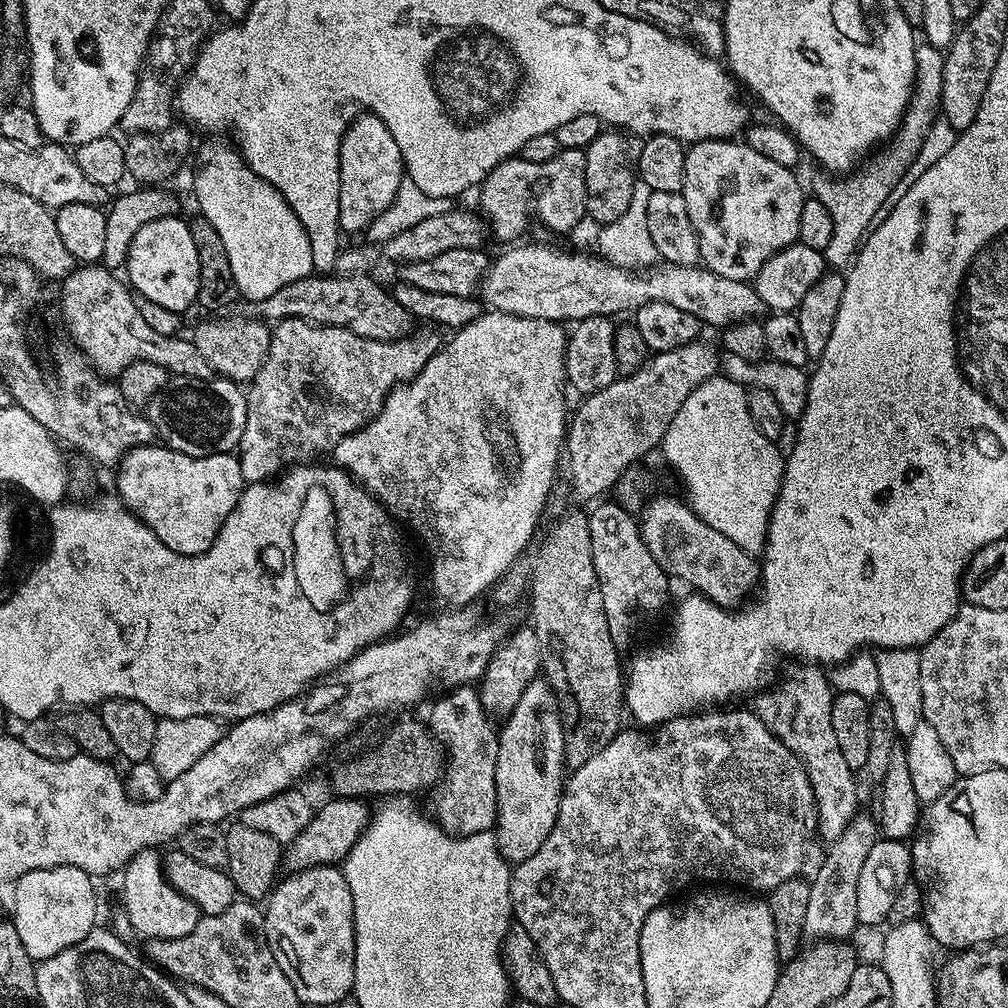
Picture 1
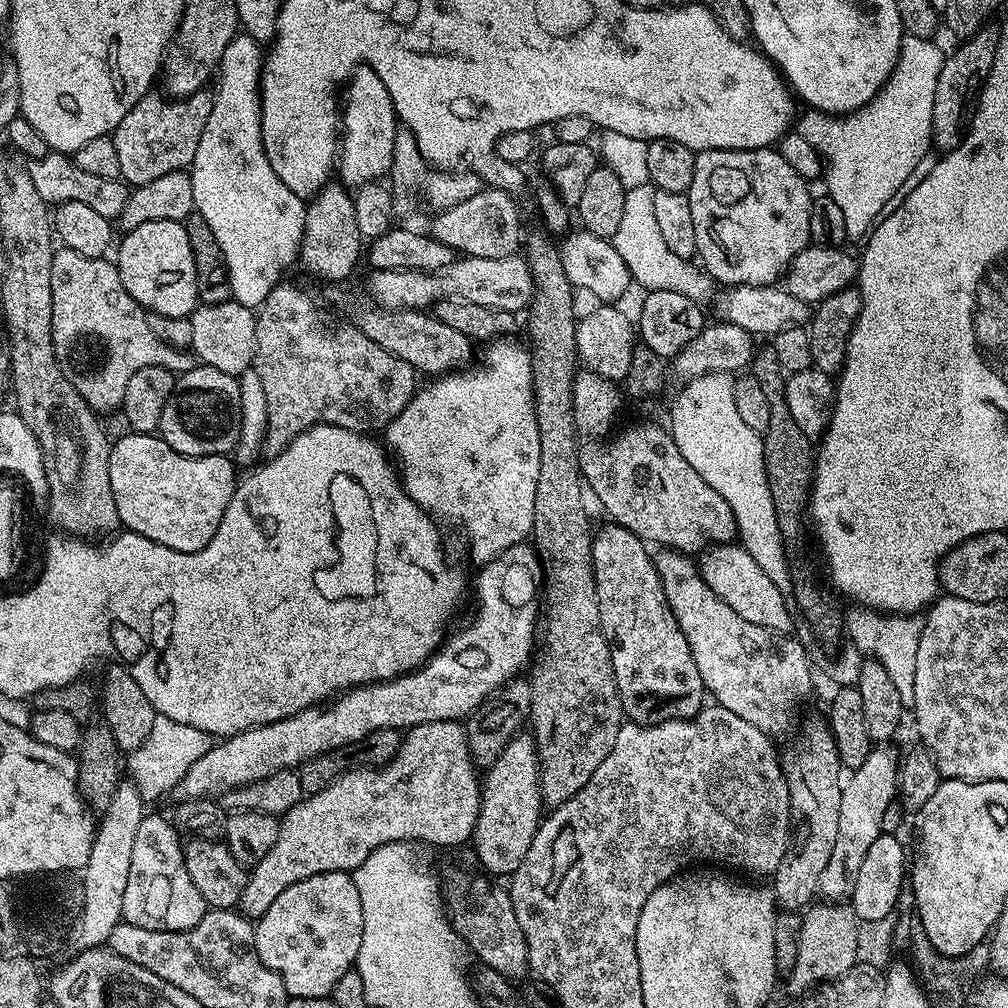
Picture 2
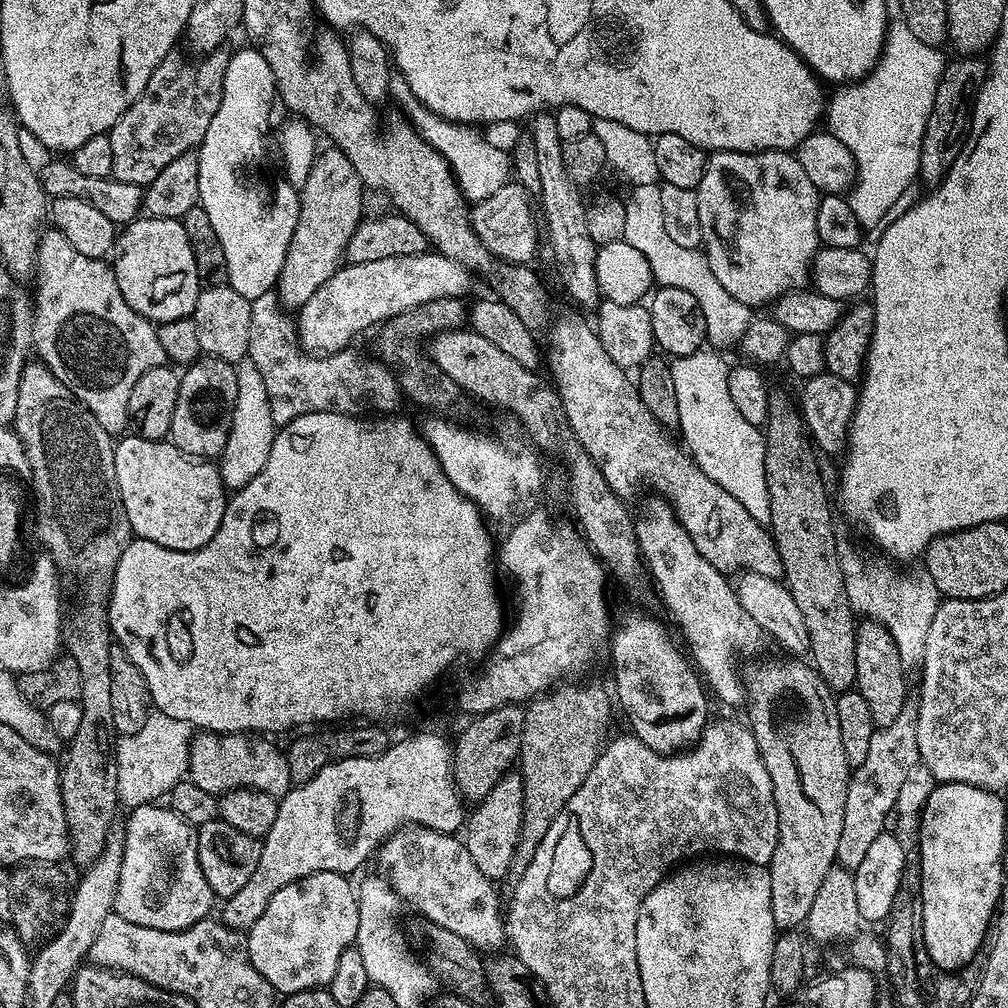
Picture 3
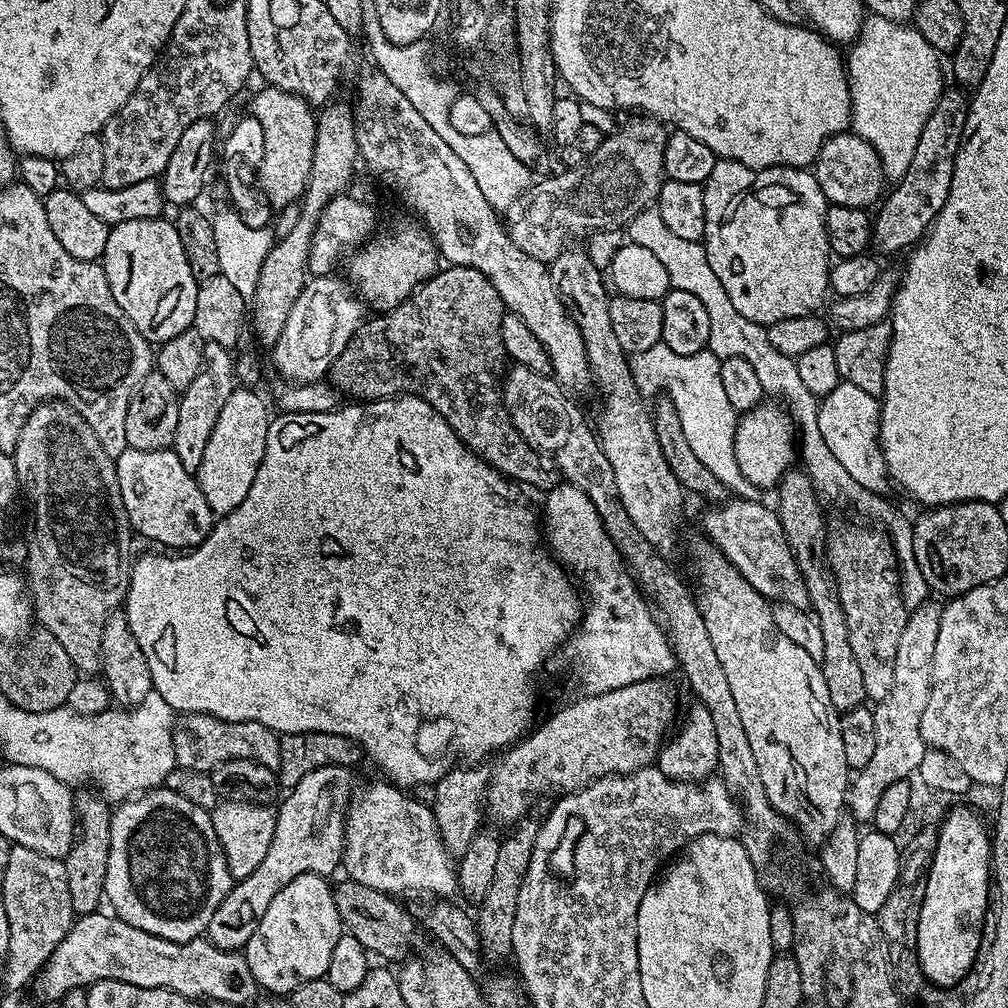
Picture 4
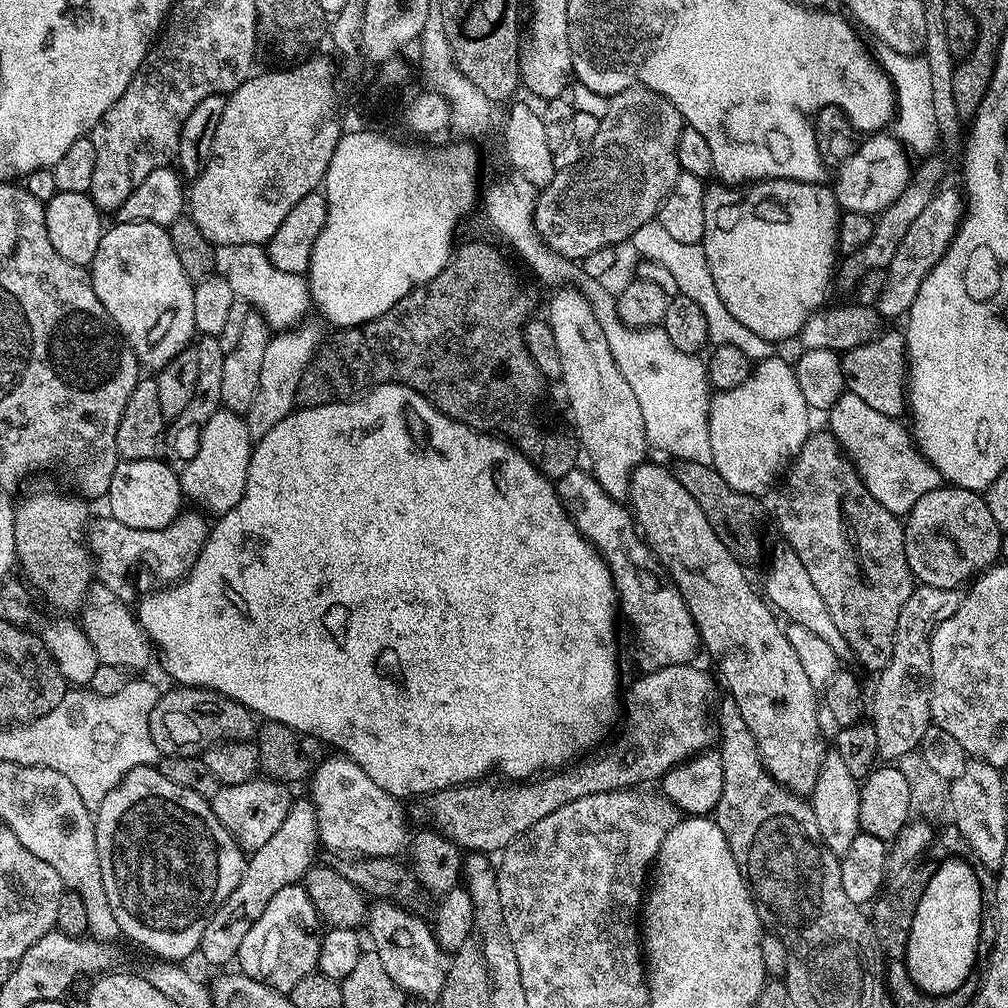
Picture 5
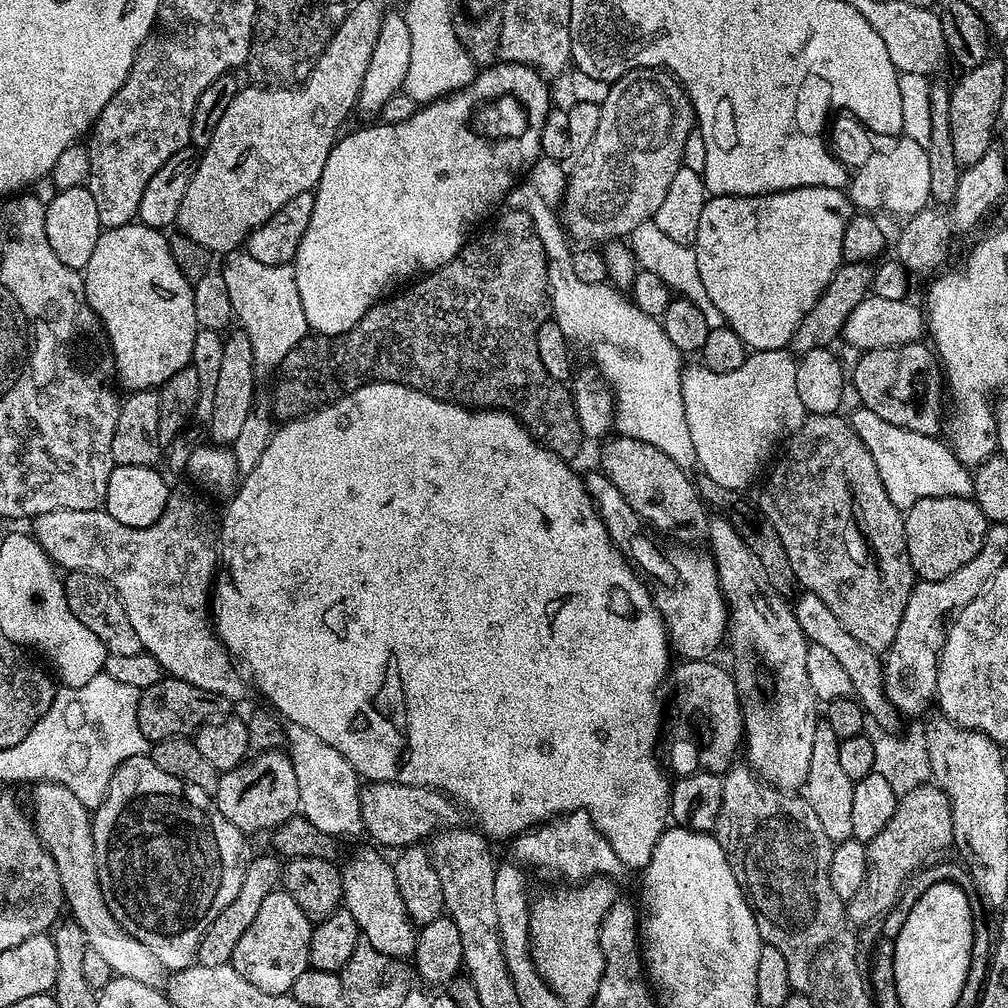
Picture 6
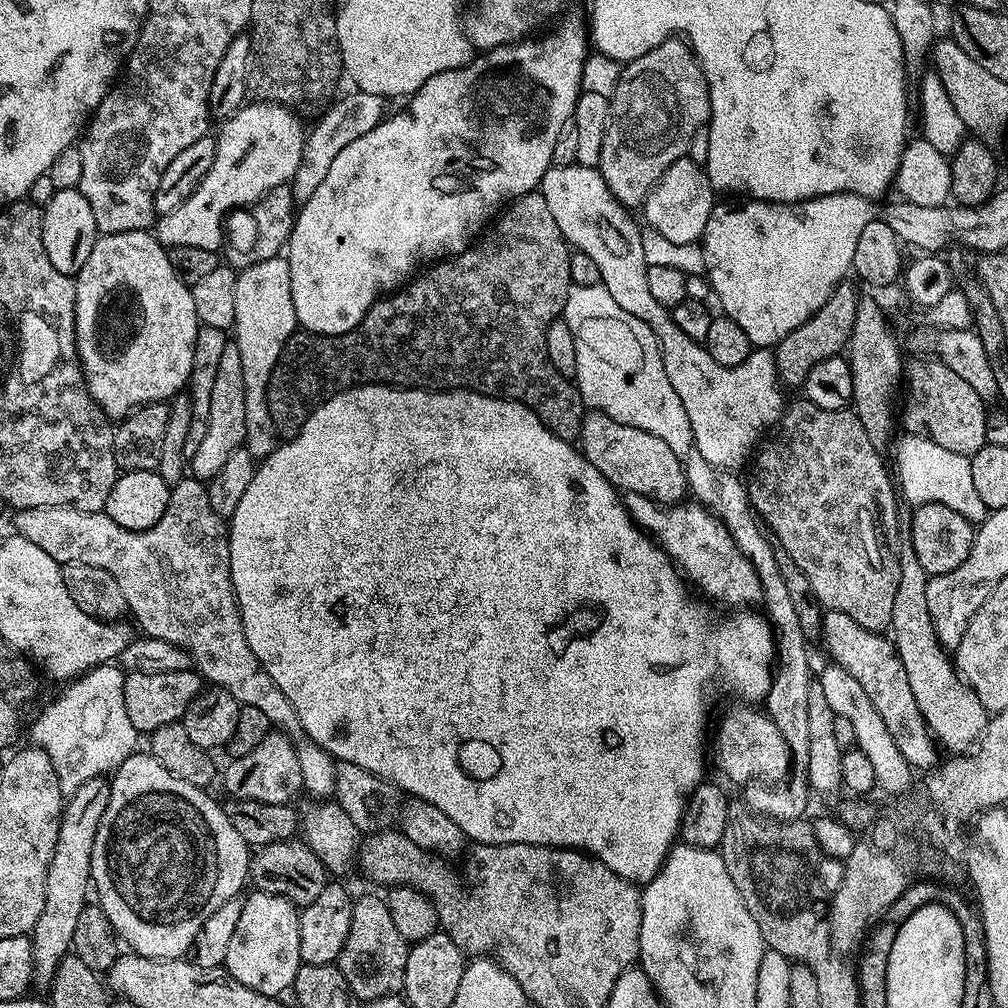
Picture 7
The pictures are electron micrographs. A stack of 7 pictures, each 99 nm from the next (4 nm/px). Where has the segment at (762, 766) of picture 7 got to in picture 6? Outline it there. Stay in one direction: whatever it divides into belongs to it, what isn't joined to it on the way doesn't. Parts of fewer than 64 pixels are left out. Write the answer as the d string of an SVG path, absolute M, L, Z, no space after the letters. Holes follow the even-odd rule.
M715 659L707 660L686 660L671 669L671 683L676 683L676 733L672 736L672 745L668 748L667 767L676 771L677 777L691 776L693 772L701 771L700 751L703 750L704 735L707 732L716 732L716 765L717 773L723 774L732 767L737 759L736 747L741 747L745 739L744 734L744 714L745 709L742 707L742 696L738 691L738 681L731 671L728 672L720 664L715 664Z

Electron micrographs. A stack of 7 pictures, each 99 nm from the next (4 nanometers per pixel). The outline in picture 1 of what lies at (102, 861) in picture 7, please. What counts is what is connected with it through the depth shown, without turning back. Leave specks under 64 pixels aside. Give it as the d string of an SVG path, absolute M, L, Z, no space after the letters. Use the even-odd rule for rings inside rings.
M156 850L140 852L122 870L124 876L124 904L122 910L132 923L133 933L141 932L148 940L169 940L182 938L198 926L202 915L194 902L190 902L174 886L169 884L164 873L161 853Z

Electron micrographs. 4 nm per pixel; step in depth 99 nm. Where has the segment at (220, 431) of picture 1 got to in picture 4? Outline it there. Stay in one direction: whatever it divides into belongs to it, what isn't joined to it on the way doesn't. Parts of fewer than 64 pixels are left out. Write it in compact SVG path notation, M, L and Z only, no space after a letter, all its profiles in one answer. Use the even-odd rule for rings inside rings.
M207 342L204 345L204 361L200 367L198 378L190 382L185 392L179 393L178 430L174 433L172 451L178 454L178 462L186 466L186 470L195 473L202 462L206 442L214 431L214 424L218 421L218 414L222 406L230 398L234 389L234 356L229 349L218 346L218 342Z

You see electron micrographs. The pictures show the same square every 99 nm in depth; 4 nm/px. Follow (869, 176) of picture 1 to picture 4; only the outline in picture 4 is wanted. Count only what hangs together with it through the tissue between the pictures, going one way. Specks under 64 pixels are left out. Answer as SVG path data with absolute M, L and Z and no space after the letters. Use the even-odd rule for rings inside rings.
M865 15L860 34L851 45L846 56L846 96L850 101L850 128L861 136L880 155L880 164L885 177L895 182L910 170L910 161L914 158L914 149L918 147L918 138L938 102L946 81L940 73L941 53L937 52L915 27L881 16Z

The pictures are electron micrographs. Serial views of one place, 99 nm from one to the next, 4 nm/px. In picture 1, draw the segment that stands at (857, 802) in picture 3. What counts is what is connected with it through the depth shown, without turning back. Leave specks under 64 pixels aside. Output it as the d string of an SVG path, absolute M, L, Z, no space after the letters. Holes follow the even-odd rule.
M857 814L850 822L850 826L842 830L842 838L827 845L828 853L825 854L816 877L811 877L810 880L810 903L806 906L805 937L847 941L848 935L858 928L858 874L862 874L862 862L866 862L866 854L870 854L870 846L874 846L877 838L877 821L872 816L870 818L864 814Z

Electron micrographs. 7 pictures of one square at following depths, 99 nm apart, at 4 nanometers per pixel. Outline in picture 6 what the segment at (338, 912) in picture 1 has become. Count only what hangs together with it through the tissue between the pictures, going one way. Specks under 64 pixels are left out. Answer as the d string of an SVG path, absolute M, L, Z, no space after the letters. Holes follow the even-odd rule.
M272 892L258 909L258 918L250 922L250 930L246 930L238 946L234 946L230 961L232 968L238 970L246 982L258 986L258 990L266 990L266 994L283 996L291 993L294 982L298 982L298 974L310 967L308 955L313 927L313 921L309 920L302 906L290 898L288 892Z

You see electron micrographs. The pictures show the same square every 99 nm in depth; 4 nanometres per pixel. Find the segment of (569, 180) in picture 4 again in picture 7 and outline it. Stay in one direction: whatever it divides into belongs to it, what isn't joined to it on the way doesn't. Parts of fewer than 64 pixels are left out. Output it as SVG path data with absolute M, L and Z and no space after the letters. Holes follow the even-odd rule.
M673 38L662 41L658 46L654 46L654 50L650 50L646 54L642 54L642 58L634 58L627 61L623 65L620 77L618 78L618 86L612 92L610 97L610 114L608 115L608 129L606 130L606 138L602 138L602 154L598 170L602 174L602 178L606 182L606 186L614 194L614 198L618 198L625 208L632 210L643 205L648 191L654 187L662 178L662 174L666 174L666 170L670 170L670 166L674 162L685 159L688 147L690 146L690 138L694 138L696 132L701 131L708 123L708 117L711 116L710 98L708 97L708 83L704 77L704 72L700 69L700 64L696 60L695 54L683 39Z

